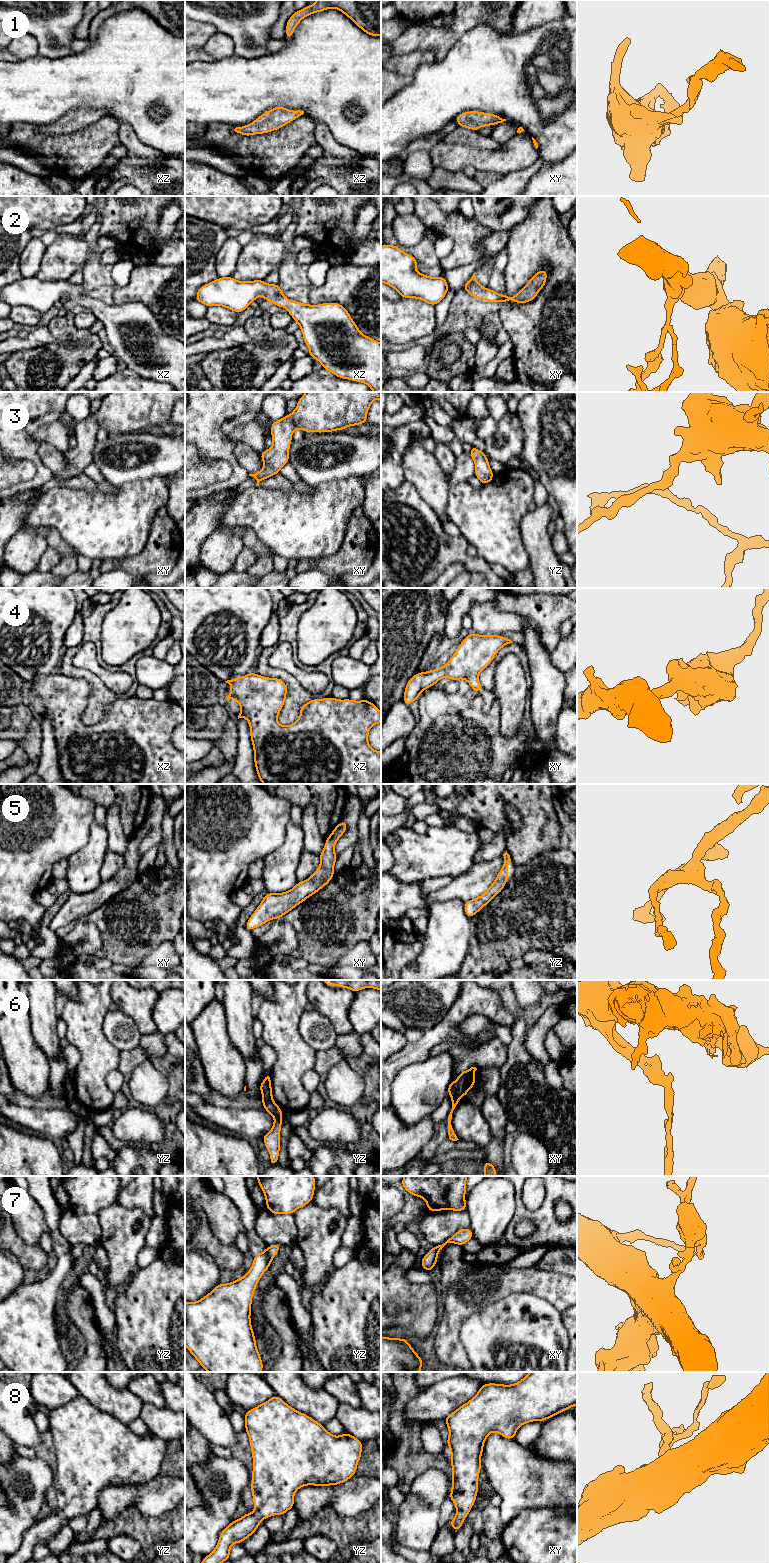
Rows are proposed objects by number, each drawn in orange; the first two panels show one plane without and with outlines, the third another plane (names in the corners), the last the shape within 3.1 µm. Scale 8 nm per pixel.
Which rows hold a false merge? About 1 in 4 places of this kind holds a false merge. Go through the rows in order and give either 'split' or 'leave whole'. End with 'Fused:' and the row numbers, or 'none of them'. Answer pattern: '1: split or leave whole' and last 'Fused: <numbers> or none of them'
1: leave whole
2: leave whole
3: leave whole
4: leave whole
5: leave whole
6: split
7: leave whole
8: leave whole
Fused: 6

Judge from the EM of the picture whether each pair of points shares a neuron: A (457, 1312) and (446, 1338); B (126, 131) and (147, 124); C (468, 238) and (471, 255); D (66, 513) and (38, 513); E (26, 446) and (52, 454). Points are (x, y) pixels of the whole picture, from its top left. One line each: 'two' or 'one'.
A: one
B: two
C: one
D: one
E: two

